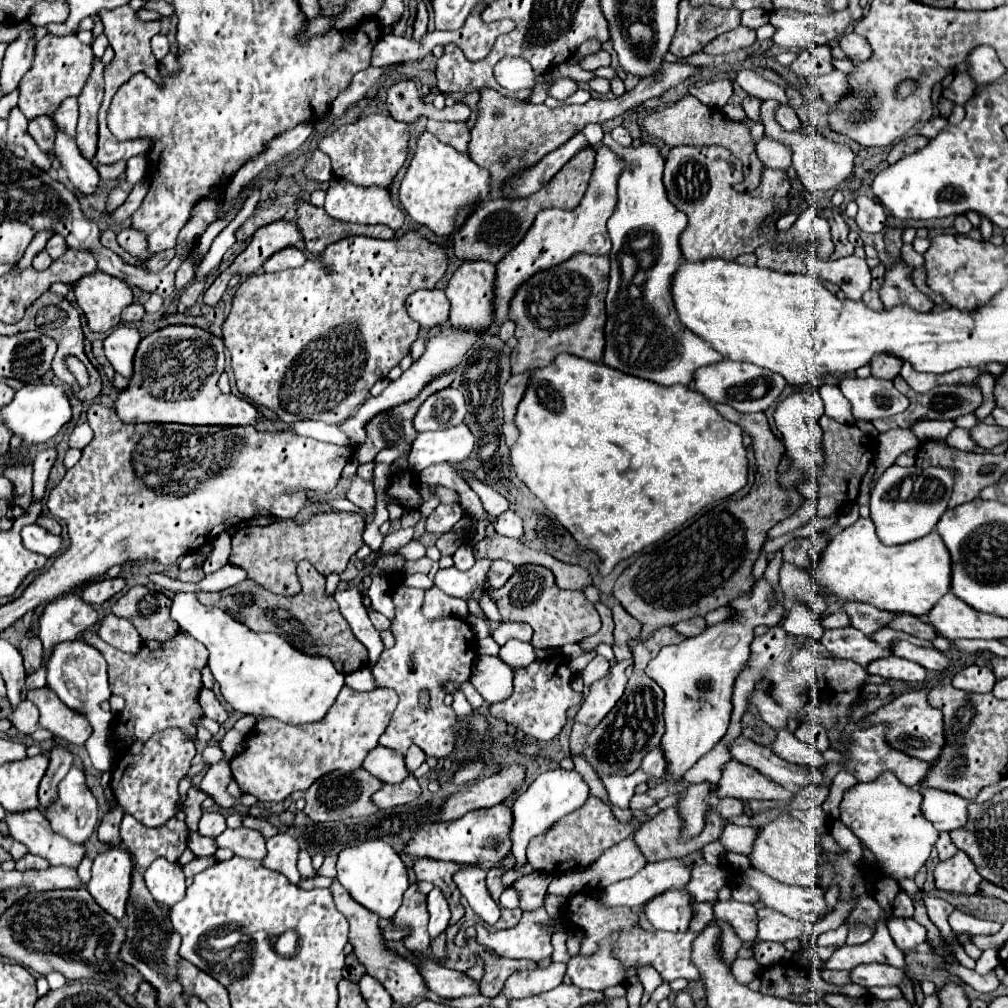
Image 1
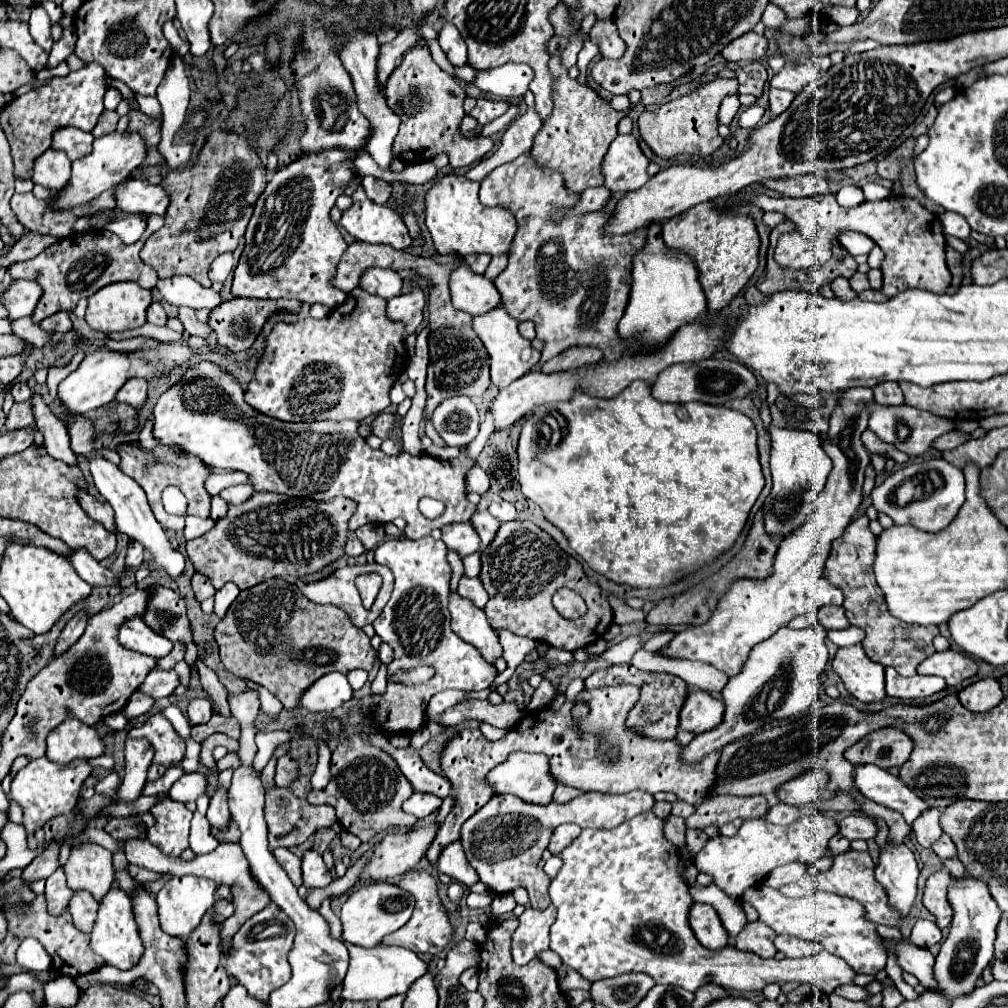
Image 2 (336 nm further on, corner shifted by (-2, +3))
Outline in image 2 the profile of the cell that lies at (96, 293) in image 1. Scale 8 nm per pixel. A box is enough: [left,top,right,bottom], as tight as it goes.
[86,283,152,333]

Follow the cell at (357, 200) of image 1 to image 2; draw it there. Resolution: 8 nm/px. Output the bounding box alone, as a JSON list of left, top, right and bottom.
[340,185,412,249]

